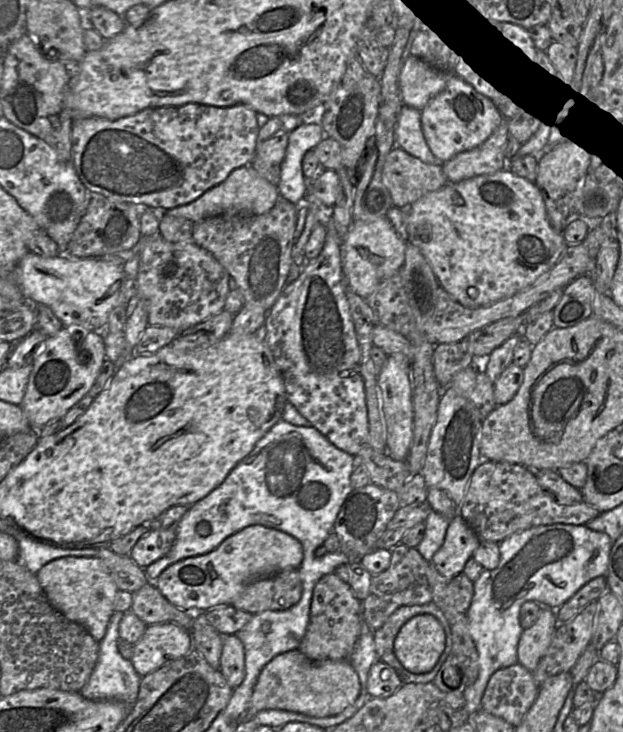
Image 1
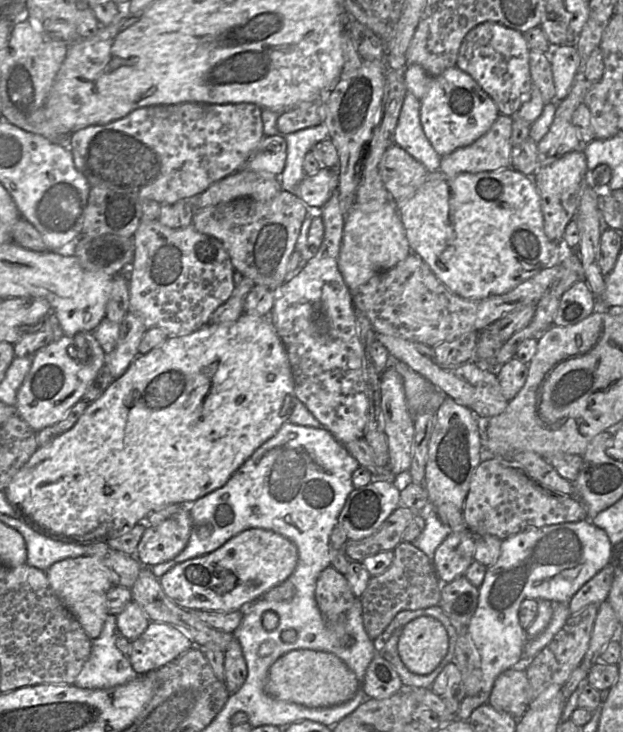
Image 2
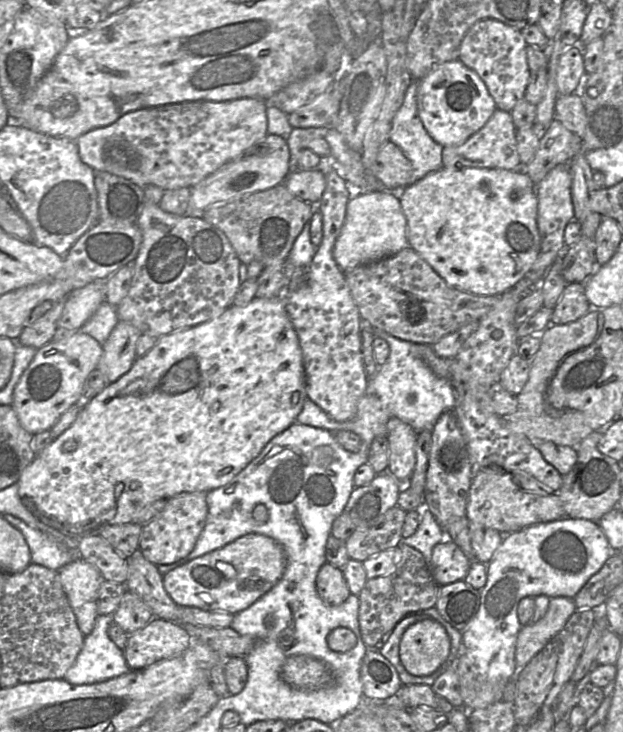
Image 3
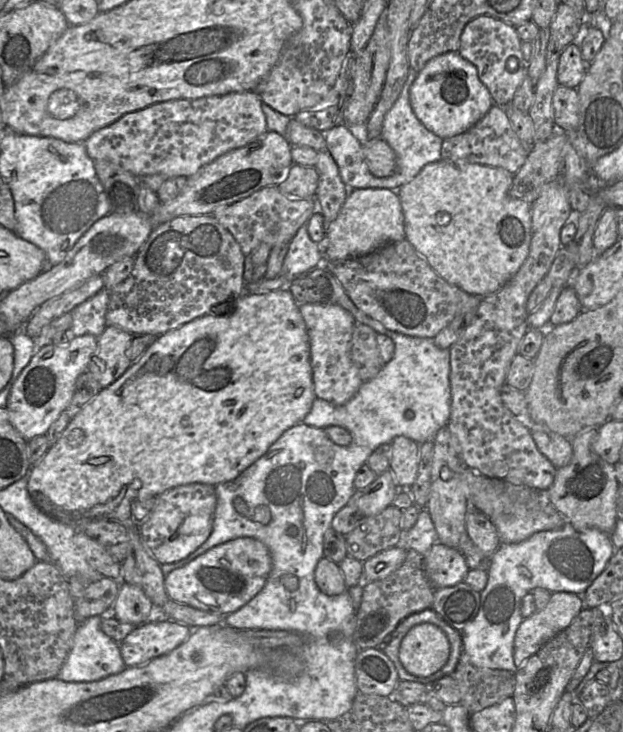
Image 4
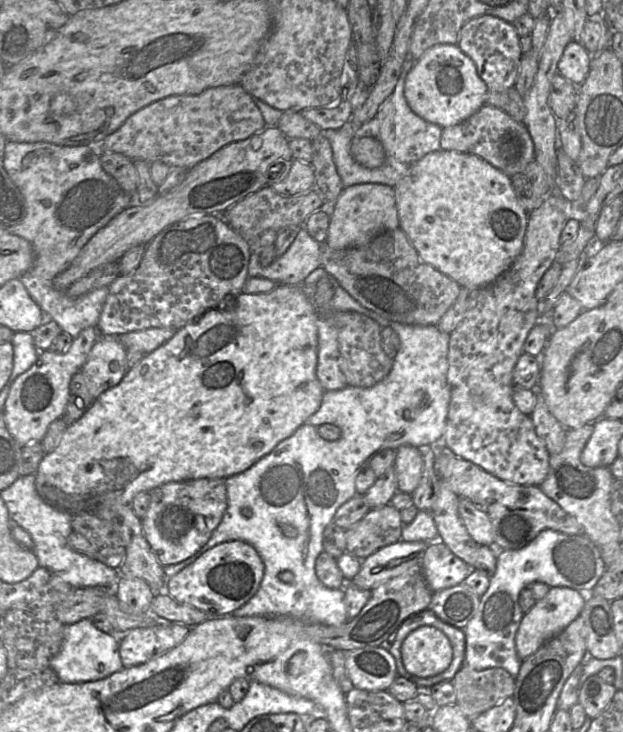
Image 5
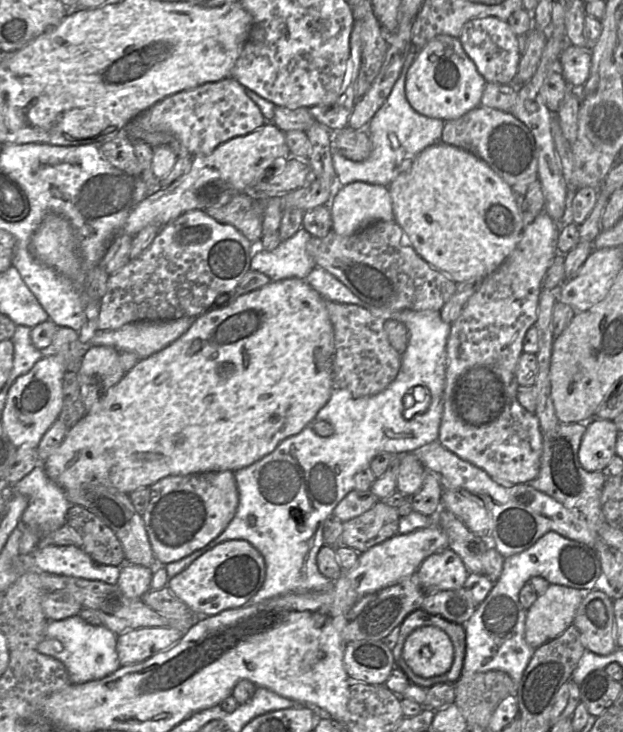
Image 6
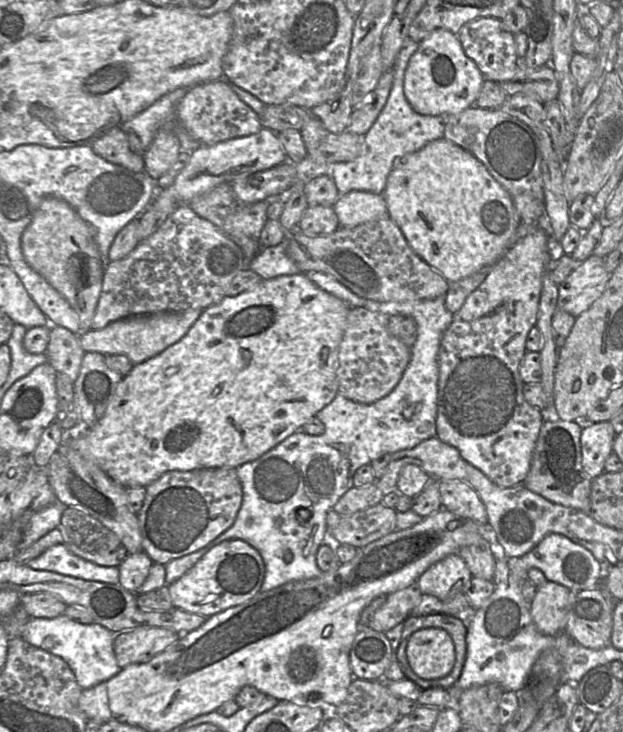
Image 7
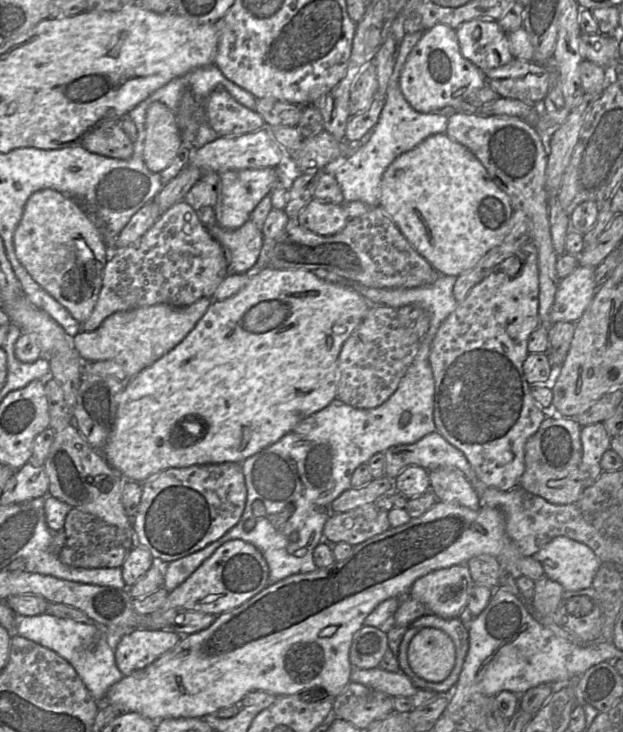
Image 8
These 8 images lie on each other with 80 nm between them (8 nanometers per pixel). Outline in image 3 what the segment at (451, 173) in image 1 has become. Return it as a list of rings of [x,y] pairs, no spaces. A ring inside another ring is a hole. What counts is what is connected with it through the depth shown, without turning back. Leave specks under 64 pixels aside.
[[[496,109],[486,124],[463,144],[442,148],[442,165],[451,170],[468,167],[520,170],[522,165],[516,148],[515,130],[511,112]]]

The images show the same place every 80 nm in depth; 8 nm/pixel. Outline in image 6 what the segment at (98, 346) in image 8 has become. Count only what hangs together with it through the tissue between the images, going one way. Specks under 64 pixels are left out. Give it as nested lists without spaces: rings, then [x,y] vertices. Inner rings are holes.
[[[196,317],[164,321],[138,321],[116,330],[97,331],[88,346],[111,346],[121,352],[132,352],[144,359],[165,348],[192,325]]]

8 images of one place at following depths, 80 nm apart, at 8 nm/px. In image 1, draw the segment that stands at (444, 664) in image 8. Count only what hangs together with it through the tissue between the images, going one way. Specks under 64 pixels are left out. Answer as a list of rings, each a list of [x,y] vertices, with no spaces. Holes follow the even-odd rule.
[[[431,614],[408,620],[394,640],[394,653],[405,669],[414,674],[430,672],[446,646],[445,631]]]

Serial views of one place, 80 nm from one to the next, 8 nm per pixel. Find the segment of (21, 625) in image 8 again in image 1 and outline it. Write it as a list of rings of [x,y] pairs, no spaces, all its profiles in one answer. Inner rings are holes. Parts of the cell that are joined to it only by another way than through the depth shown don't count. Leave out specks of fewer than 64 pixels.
[[[114,612],[110,618],[106,634],[99,641],[99,656],[87,683],[80,690],[81,695],[89,700],[116,700],[133,706],[138,699],[141,676],[136,672],[130,660],[122,657],[118,650],[119,625],[124,612]]]

